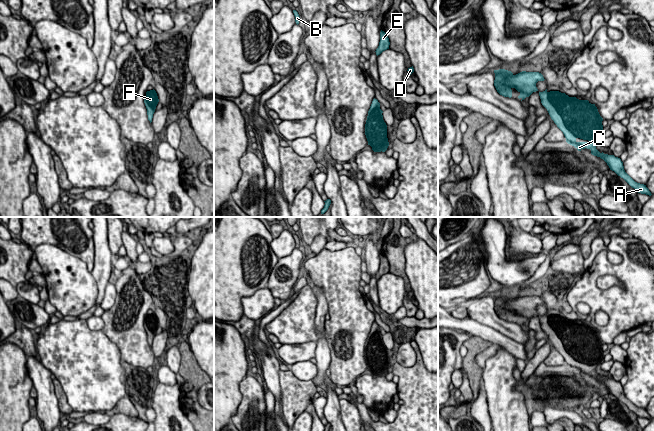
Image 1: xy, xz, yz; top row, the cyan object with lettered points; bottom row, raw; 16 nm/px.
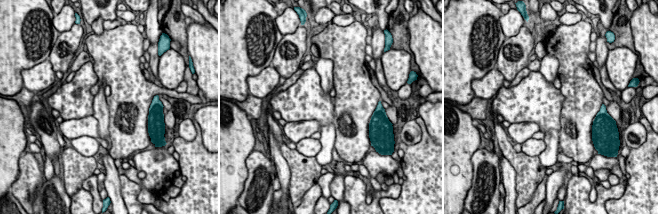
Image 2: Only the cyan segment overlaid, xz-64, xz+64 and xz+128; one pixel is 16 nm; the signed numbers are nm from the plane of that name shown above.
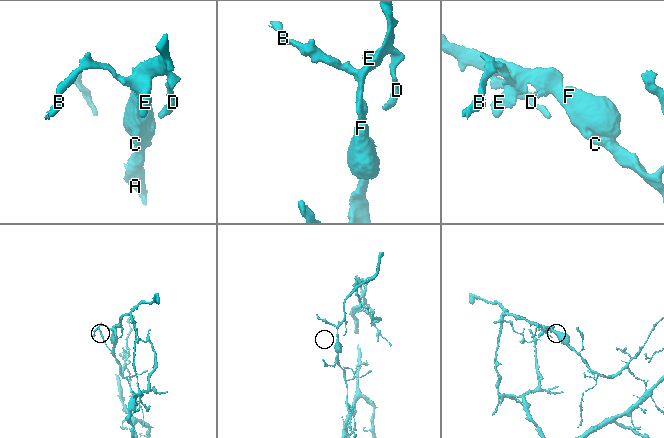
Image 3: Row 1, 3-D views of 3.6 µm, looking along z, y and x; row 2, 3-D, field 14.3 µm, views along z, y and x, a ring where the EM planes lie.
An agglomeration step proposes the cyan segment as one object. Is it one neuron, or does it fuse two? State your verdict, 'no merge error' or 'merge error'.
merge error

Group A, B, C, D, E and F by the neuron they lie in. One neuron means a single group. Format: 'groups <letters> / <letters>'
groups A C / B D E F

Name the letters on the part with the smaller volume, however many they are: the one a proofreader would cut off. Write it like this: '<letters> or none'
A, C

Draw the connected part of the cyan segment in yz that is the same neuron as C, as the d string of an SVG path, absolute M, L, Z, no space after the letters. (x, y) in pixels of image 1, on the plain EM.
M568 321L555 326L552 334L545 329L551 343L563 356L566 366L578 375L590 373L591 378L603 383L610 394L623 402L638 417L651 420L651 416L644 408L635 406L624 394L623 386L614 379L600 377L596 367L603 364L603 342L600 340L595 328L588 324L579 324Z

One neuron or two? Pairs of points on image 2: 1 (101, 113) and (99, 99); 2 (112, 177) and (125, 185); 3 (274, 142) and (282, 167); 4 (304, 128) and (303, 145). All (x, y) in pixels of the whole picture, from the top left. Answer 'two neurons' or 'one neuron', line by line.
1: one neuron
2: two neurons
3: one neuron
4: two neurons

